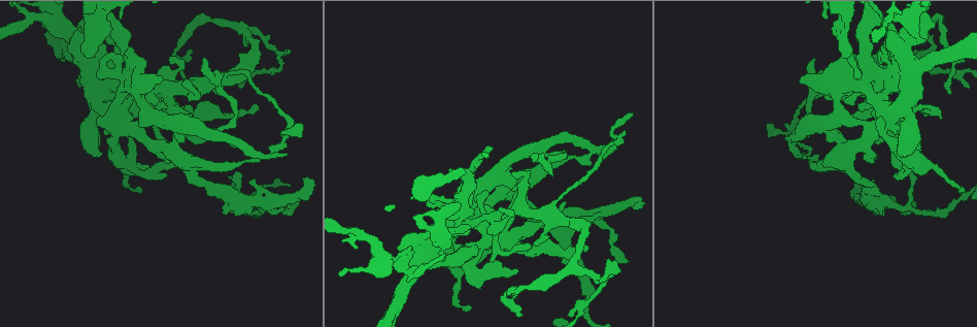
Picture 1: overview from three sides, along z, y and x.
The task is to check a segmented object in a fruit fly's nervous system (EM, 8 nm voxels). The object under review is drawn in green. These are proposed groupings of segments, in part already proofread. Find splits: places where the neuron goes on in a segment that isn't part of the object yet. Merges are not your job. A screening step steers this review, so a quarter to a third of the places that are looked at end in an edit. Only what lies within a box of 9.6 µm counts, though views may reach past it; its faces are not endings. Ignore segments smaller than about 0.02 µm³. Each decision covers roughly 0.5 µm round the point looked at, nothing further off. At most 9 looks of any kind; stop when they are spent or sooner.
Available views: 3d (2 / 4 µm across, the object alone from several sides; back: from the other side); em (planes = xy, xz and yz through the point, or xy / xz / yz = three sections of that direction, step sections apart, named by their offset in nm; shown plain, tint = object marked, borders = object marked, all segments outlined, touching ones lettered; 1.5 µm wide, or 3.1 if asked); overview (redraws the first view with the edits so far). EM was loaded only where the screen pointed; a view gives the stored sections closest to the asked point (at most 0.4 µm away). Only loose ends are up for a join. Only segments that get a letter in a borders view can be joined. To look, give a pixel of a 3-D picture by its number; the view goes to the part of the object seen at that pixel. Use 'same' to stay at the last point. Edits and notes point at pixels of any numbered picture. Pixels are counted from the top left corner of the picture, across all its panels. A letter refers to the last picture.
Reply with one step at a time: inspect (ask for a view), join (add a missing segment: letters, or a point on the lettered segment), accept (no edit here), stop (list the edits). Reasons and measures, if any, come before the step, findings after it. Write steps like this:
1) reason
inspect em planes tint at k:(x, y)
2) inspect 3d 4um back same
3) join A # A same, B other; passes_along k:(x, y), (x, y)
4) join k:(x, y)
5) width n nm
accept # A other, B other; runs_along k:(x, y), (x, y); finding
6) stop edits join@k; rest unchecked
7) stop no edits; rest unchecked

an open end
inspect em yz step 4 borders at 1:(516, 270)

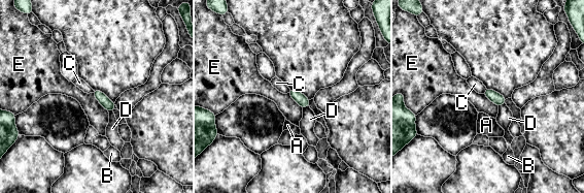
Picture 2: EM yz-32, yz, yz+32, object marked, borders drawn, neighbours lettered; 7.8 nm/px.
cut it another way
inspect em planes borders same

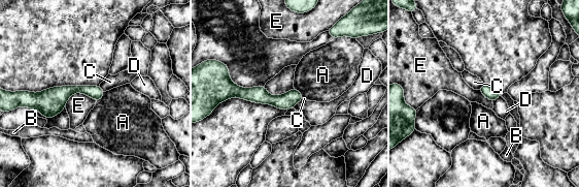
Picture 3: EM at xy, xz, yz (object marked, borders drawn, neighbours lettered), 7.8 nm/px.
width 100 nm
accept # A other, B other, C other, D other, E other; border 3:(105, 92), (96, 102); no lettered segment goes on from it

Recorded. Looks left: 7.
long arm stops here
inspect em planes tint at 1:(535, 160)

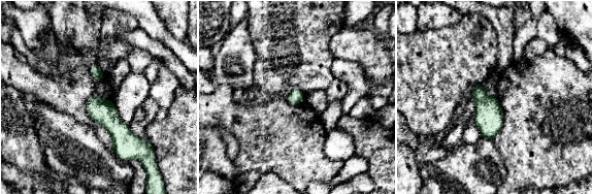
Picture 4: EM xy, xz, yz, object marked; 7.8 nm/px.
inspect em planes borders same

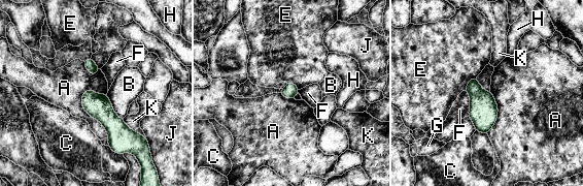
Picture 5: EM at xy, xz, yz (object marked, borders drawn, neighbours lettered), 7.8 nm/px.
longest_contact A 480 nm
accept # A other, B other, C other, E other, F other, G other, H other, J other, K other; runs_along 5:(89, 92), (116, 128), (117, 150); none of them fits

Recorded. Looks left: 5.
an open end
inspect em planes borders at 1:(442, 261)

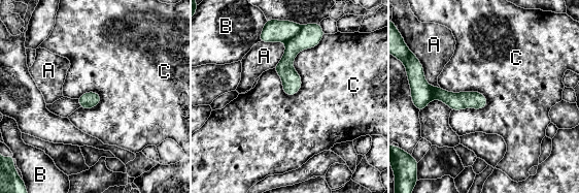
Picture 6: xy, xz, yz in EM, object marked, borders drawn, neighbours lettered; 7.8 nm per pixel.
accept # A other, B other, C other; runs_along 6:(426, 92), (453, 100), (484, 101); none of them fits

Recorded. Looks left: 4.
an open end
inspect 3d 4um at 1:(193, 51)

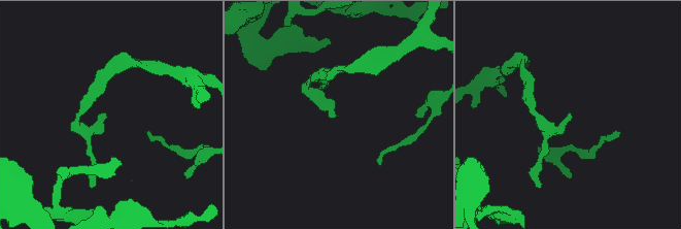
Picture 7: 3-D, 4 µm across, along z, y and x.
inspect em planes tint at 7:(568, 112)

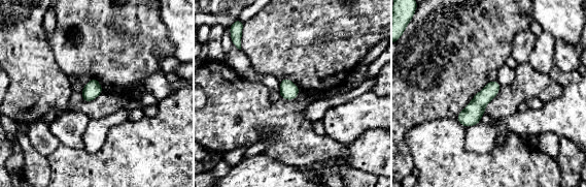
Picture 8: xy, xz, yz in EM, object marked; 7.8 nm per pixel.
see the neighbours
inspect em planes borders same

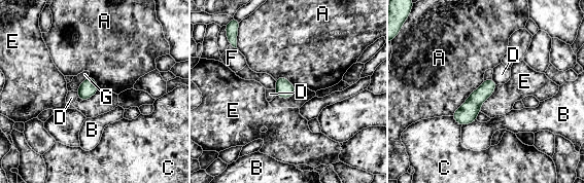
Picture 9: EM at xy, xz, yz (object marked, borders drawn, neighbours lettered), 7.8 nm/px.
width 120 nm
accept # A other, B other, C other, D other, E other, F other, G other; border 9:(88, 76), (76, 90); no lettered segment goes on from it

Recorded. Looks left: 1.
stop no edits; rest unchecked

